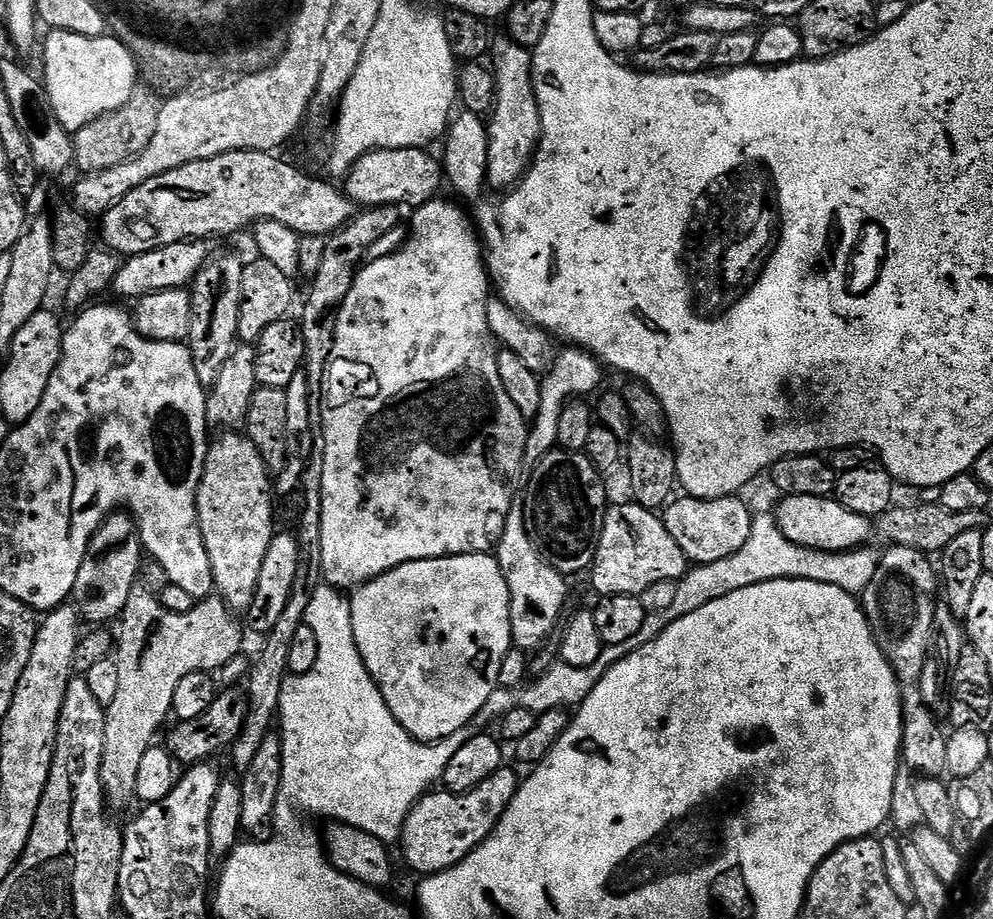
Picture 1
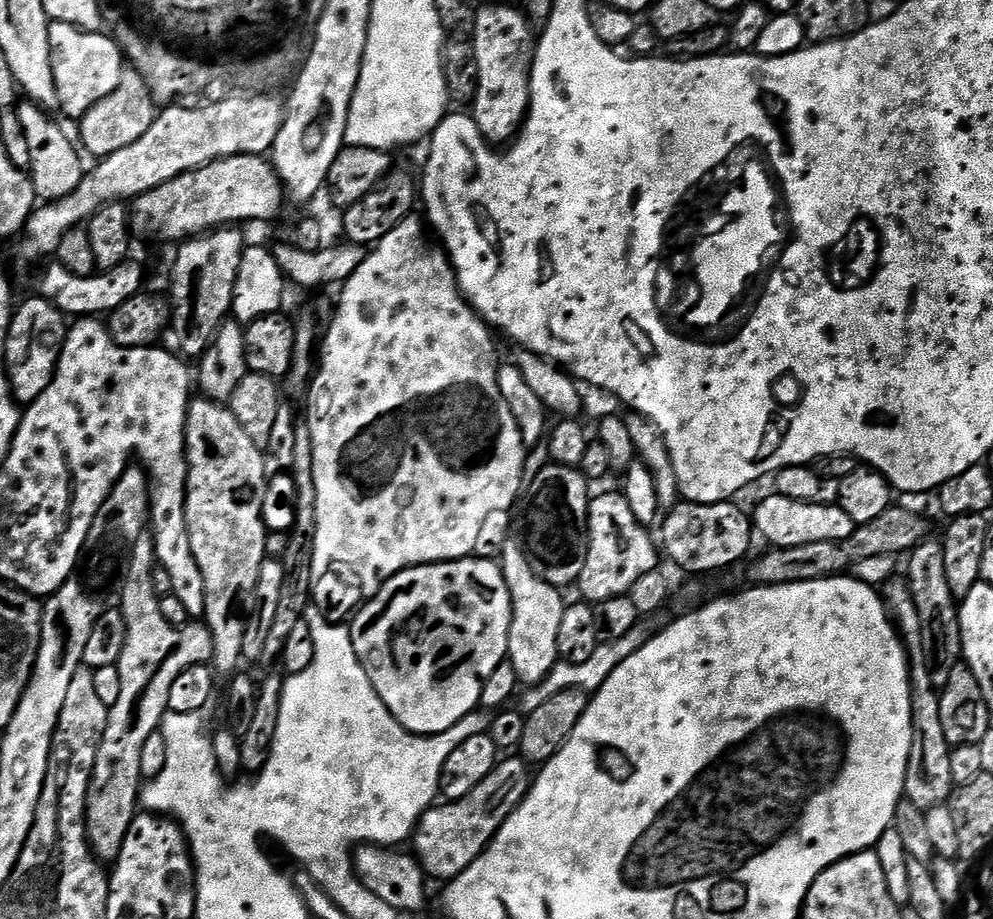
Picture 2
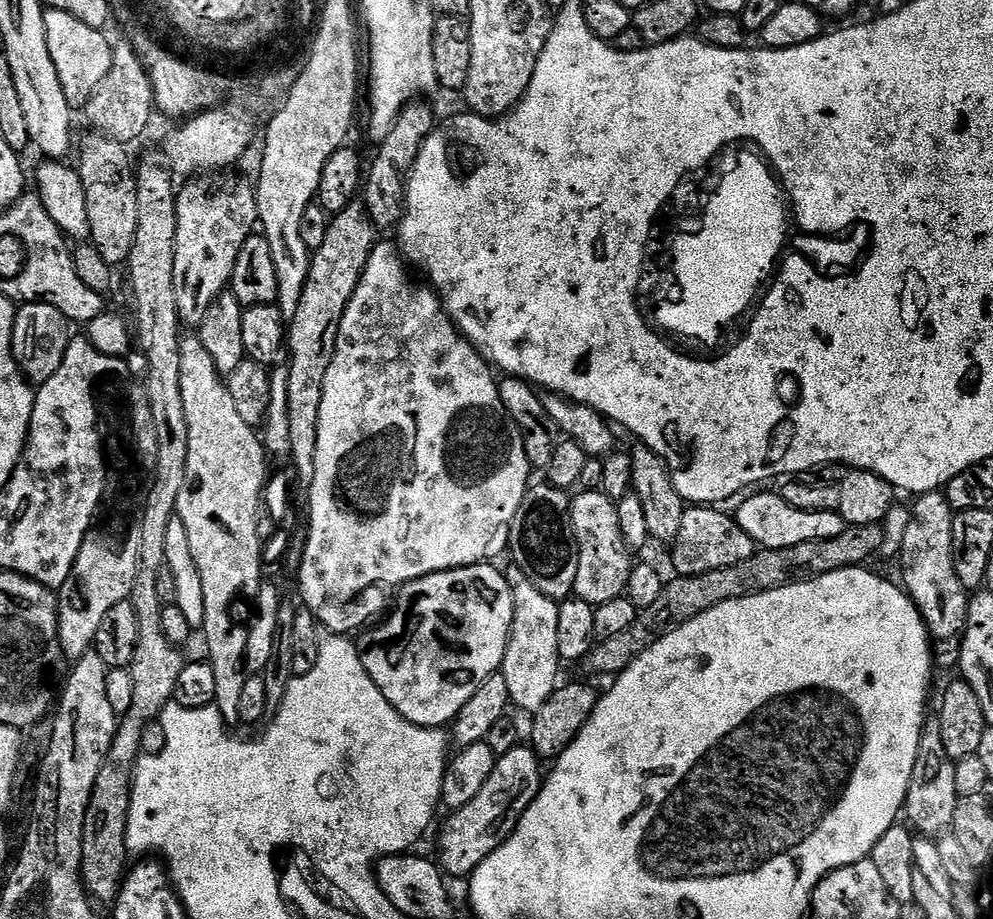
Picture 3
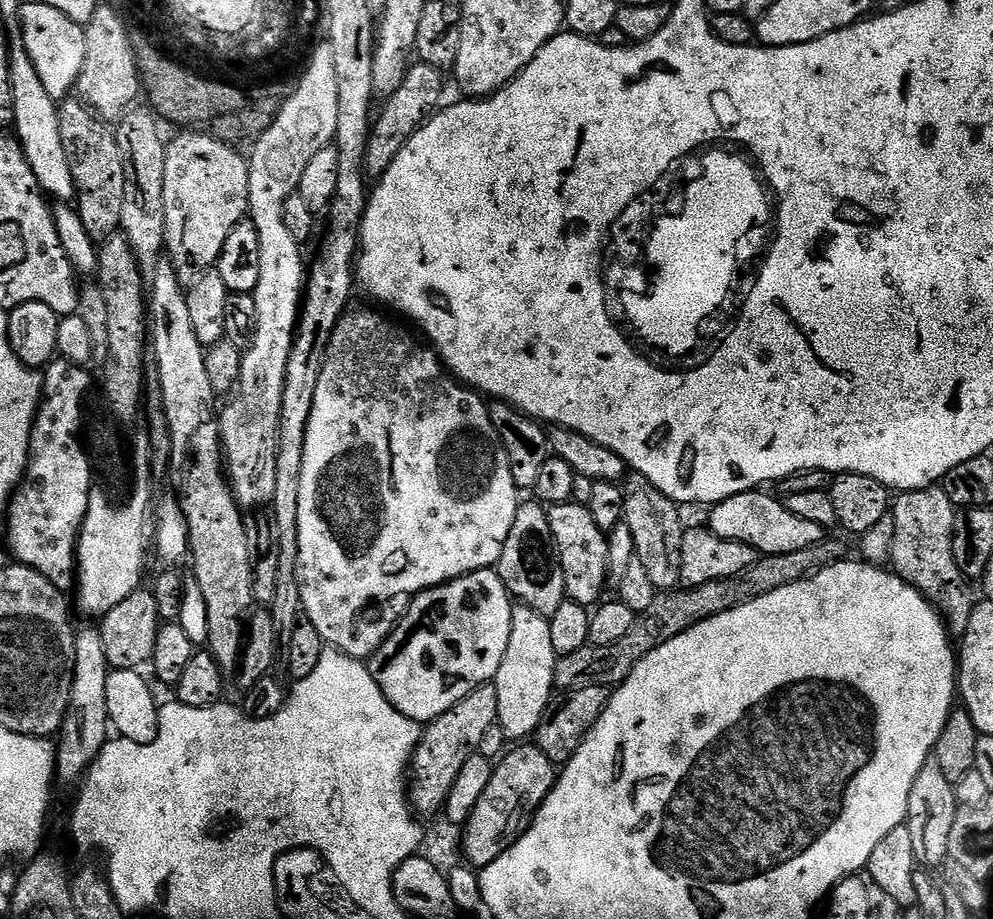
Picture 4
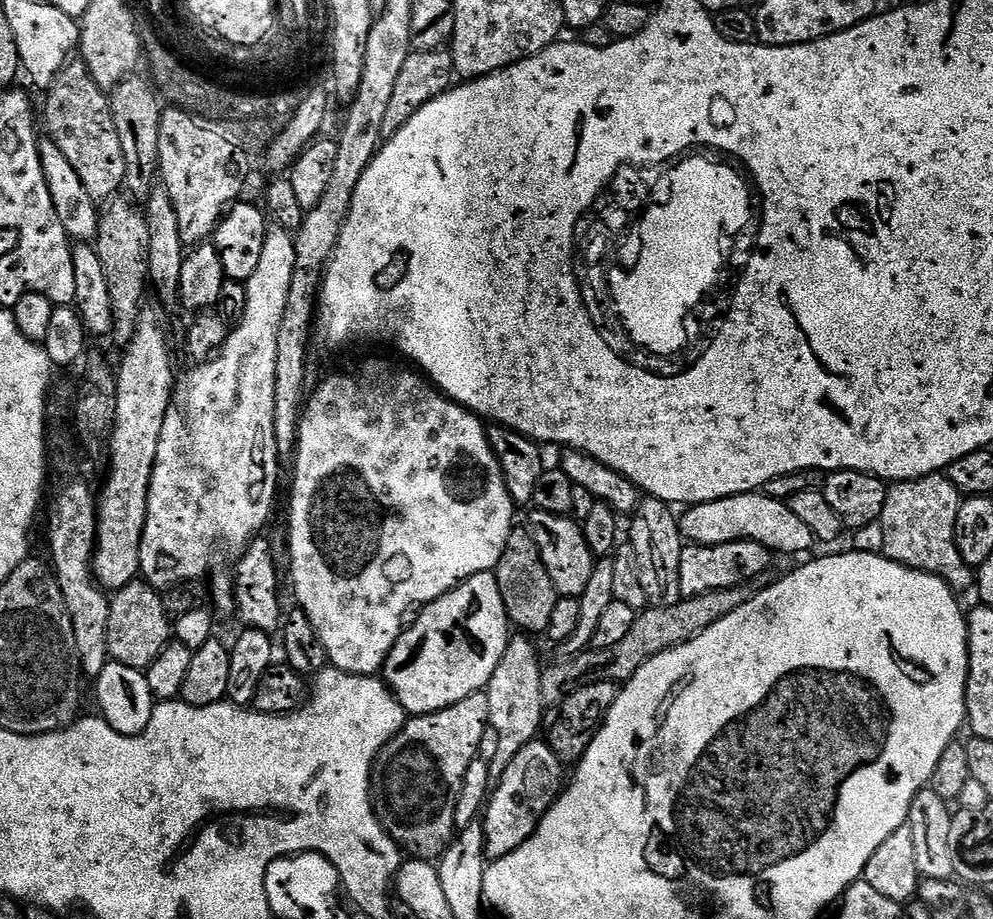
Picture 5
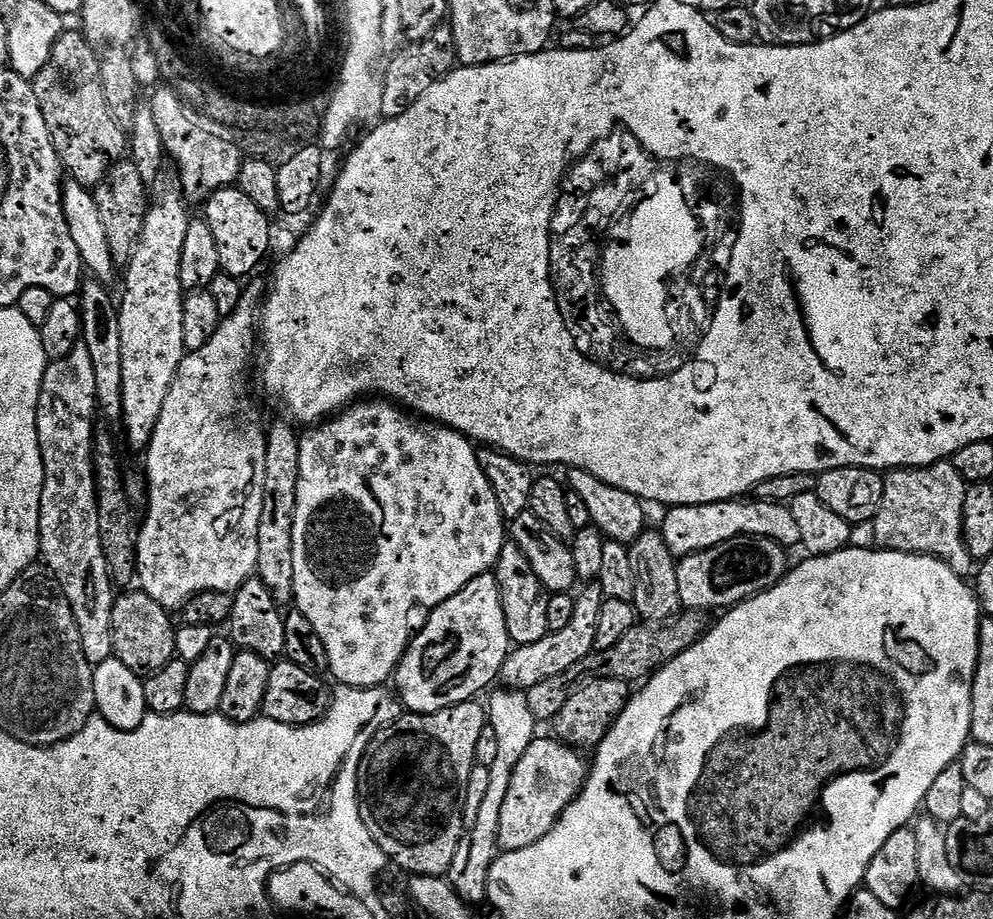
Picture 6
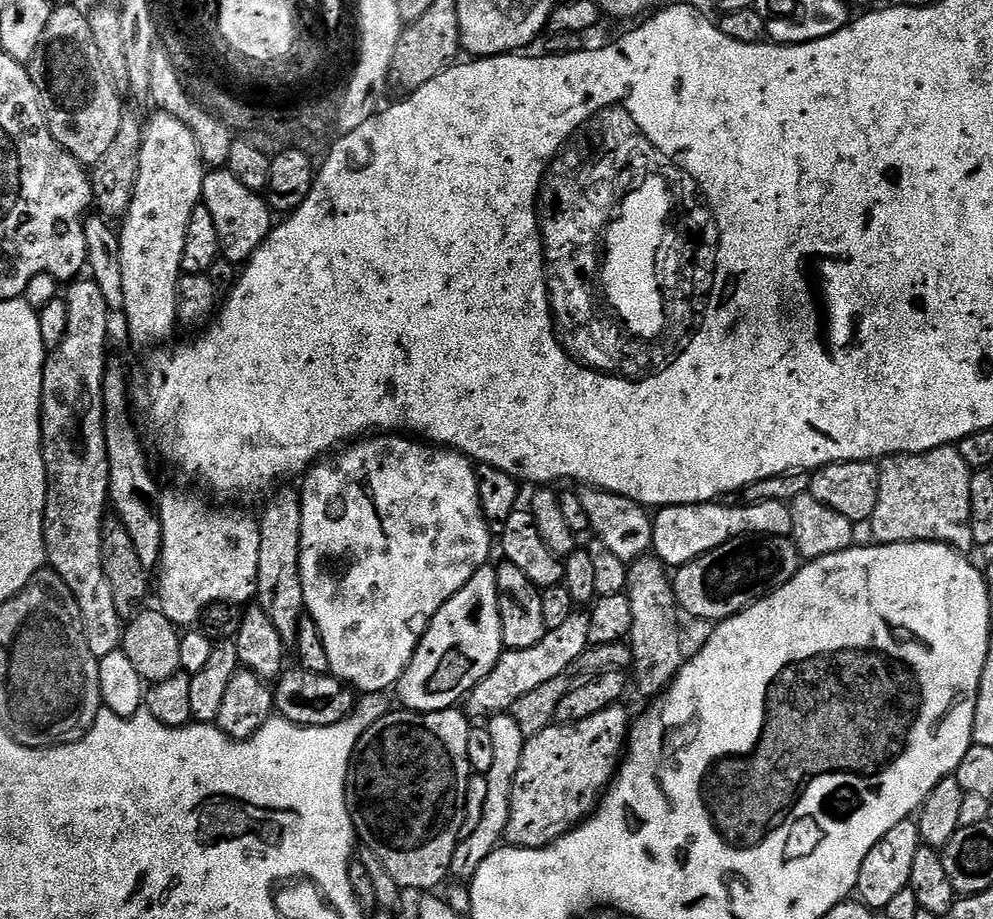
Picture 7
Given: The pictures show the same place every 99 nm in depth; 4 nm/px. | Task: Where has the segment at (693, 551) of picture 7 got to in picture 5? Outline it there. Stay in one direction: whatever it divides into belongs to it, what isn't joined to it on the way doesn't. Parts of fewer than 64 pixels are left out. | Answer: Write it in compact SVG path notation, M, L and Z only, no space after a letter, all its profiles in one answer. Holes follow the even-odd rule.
M763 491L743 492L737 496L727 496L721 500L708 500L704 504L693 504L687 509L685 516L679 517L680 535L685 541L693 544L725 544L735 540L753 540L762 546L772 549L773 553L808 552L814 547L810 530L794 515L787 503L765 496Z

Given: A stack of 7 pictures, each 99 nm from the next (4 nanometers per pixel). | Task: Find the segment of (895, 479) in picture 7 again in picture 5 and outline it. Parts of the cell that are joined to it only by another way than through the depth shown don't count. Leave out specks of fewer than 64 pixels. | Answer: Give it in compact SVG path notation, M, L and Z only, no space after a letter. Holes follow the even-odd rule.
M947 474L923 476L893 483L886 494L886 506L878 521L884 539L882 555L907 568L942 578L957 594L972 592L976 572L958 554L956 523L962 494Z

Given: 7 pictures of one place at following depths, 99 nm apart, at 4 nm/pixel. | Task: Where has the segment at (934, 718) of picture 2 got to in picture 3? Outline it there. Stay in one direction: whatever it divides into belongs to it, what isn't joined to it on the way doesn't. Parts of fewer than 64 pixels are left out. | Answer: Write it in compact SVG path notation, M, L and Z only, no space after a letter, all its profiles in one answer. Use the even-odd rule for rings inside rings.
M936 722L925 723L918 742L918 758L914 758L914 770L910 774L910 786L904 799L903 815L908 815L907 823L919 835L939 837L951 829L959 796L960 791L956 785L956 761L950 758L950 754L946 754L946 746L942 746L940 725Z

